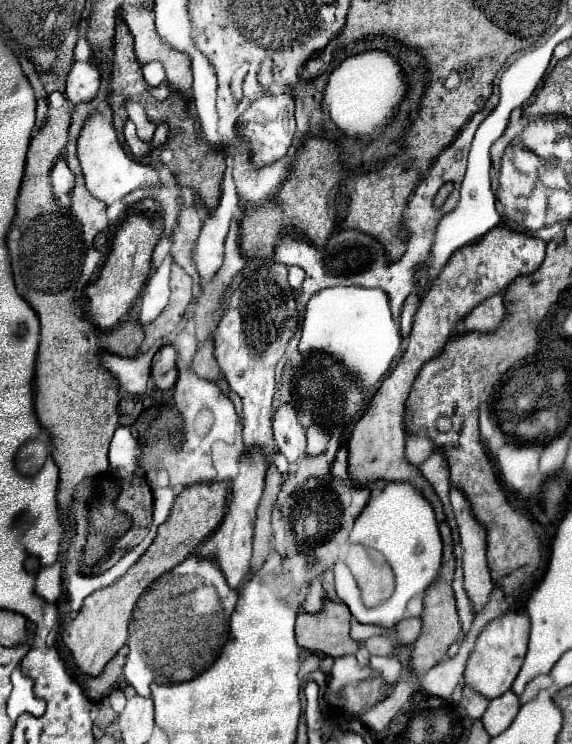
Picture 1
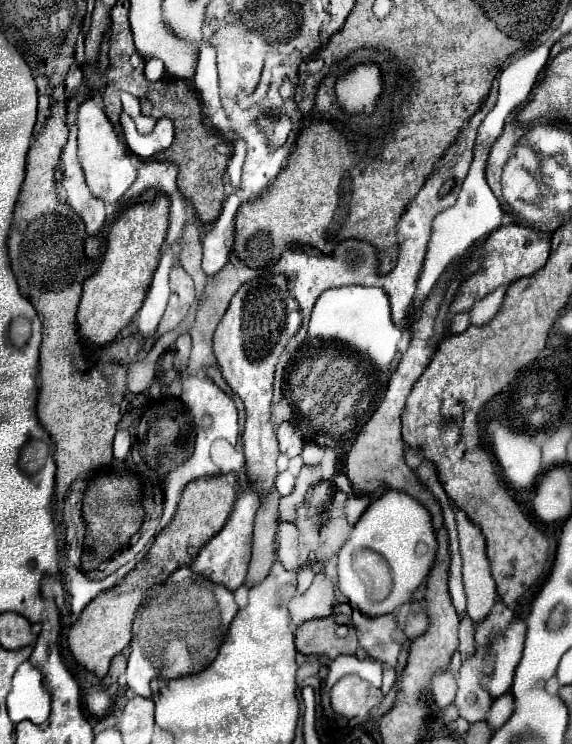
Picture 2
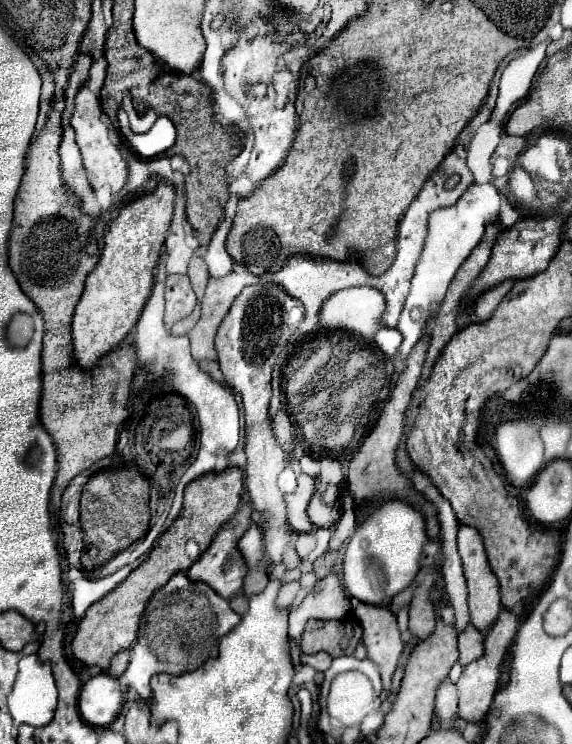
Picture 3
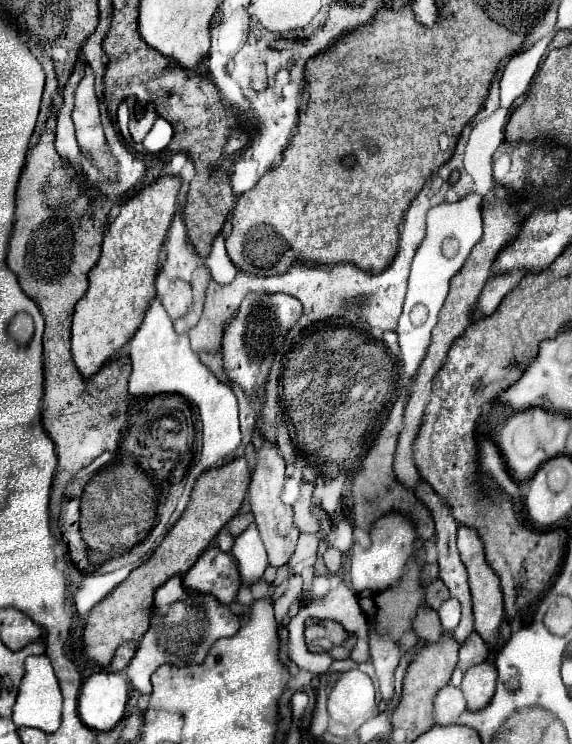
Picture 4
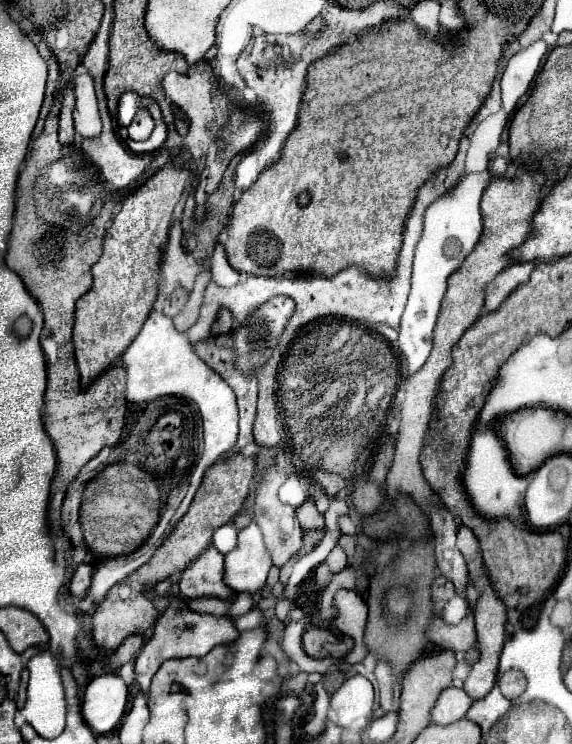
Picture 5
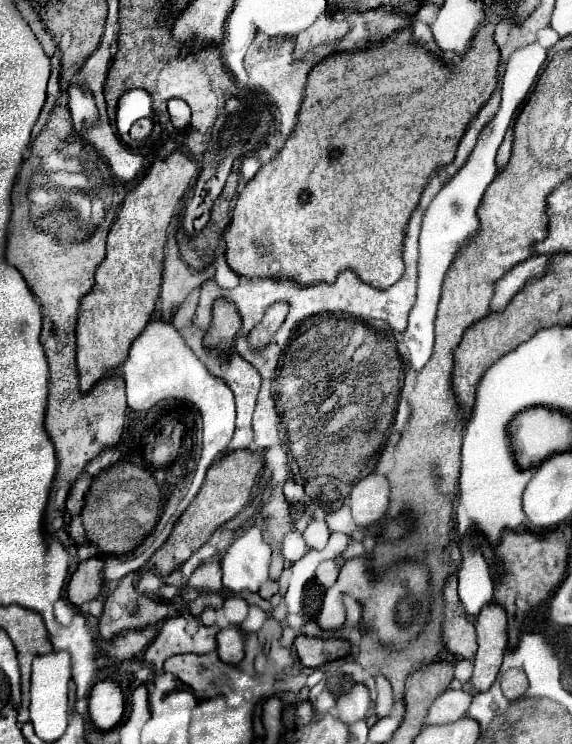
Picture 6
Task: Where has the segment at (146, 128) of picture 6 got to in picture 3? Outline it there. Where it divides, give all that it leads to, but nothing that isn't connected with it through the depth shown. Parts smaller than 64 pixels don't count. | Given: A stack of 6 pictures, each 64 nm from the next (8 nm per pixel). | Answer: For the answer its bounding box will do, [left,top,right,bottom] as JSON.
[122,94,156,134]

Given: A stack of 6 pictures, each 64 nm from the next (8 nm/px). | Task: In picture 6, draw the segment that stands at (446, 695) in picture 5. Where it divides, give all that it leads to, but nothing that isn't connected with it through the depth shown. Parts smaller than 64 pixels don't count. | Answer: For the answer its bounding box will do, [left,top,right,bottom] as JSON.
[426,690,472,724]

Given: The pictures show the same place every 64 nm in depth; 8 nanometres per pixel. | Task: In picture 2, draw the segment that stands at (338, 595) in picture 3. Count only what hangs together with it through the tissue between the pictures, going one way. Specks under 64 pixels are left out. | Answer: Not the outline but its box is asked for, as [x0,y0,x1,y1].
[288,574,338,630]

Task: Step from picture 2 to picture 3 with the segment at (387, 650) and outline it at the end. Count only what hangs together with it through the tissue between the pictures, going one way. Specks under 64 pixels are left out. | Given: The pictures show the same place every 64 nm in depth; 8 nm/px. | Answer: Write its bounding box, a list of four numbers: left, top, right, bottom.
[352,600,404,694]

